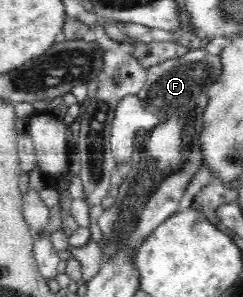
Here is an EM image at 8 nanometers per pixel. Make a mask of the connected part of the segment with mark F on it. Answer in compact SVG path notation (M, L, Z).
M199 47L188 50L186 54L178 58L168 59L147 68L146 82L137 95L144 108L158 116L161 123L151 130L138 130L136 142L134 142L134 154L129 161L131 171L119 186L114 204L109 206L98 220L98 226L104 239L97 243L102 251L102 264L110 261L121 251L128 253L134 251L136 254L148 235L177 212L176 207L180 203L180 197L191 182L193 174L203 164L199 136L203 127L202 113L208 102L205 88L218 78L220 71L219 52L209 51L208 53L204 48Z

